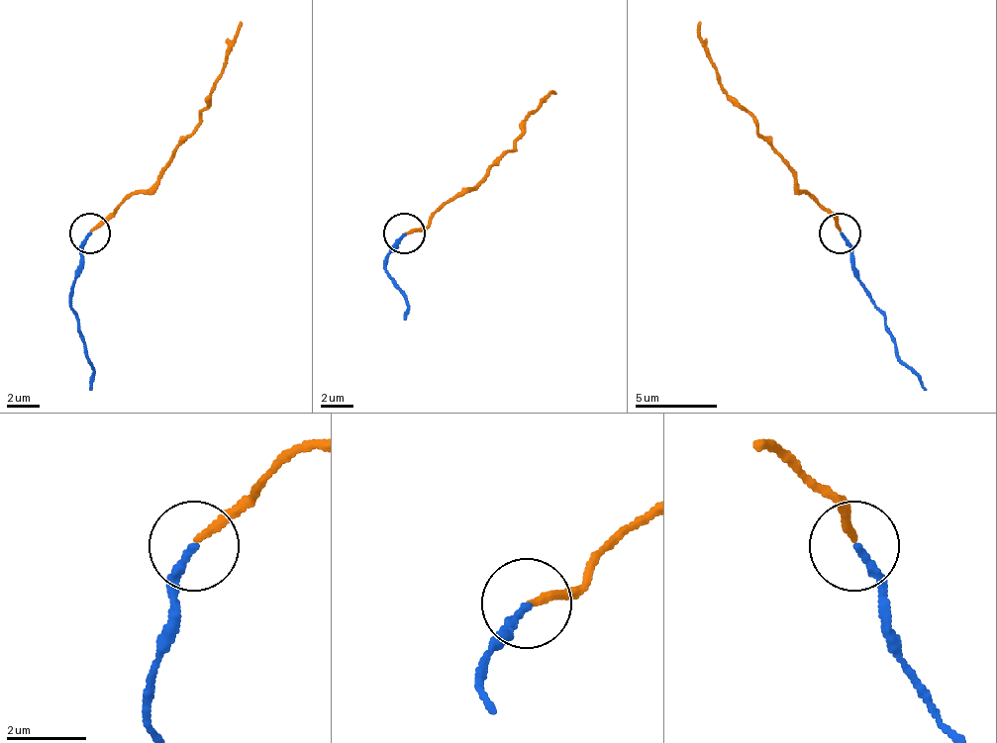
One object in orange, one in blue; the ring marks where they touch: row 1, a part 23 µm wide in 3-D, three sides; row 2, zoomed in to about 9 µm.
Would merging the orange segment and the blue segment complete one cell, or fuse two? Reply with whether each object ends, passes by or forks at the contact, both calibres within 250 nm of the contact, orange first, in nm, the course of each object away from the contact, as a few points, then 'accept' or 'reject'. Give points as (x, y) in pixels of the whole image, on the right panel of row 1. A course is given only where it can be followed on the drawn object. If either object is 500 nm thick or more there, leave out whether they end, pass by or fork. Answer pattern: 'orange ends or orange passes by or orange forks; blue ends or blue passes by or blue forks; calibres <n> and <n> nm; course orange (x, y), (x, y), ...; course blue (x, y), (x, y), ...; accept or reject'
orange ends; blue ends; calibres 180 and 200 nm; course orange (839, 230), (839, 222), (797, 185), (719, 82), (699, 20); course blue (839, 234), (863, 292), (880, 313), (896, 357), (925, 391); reject

